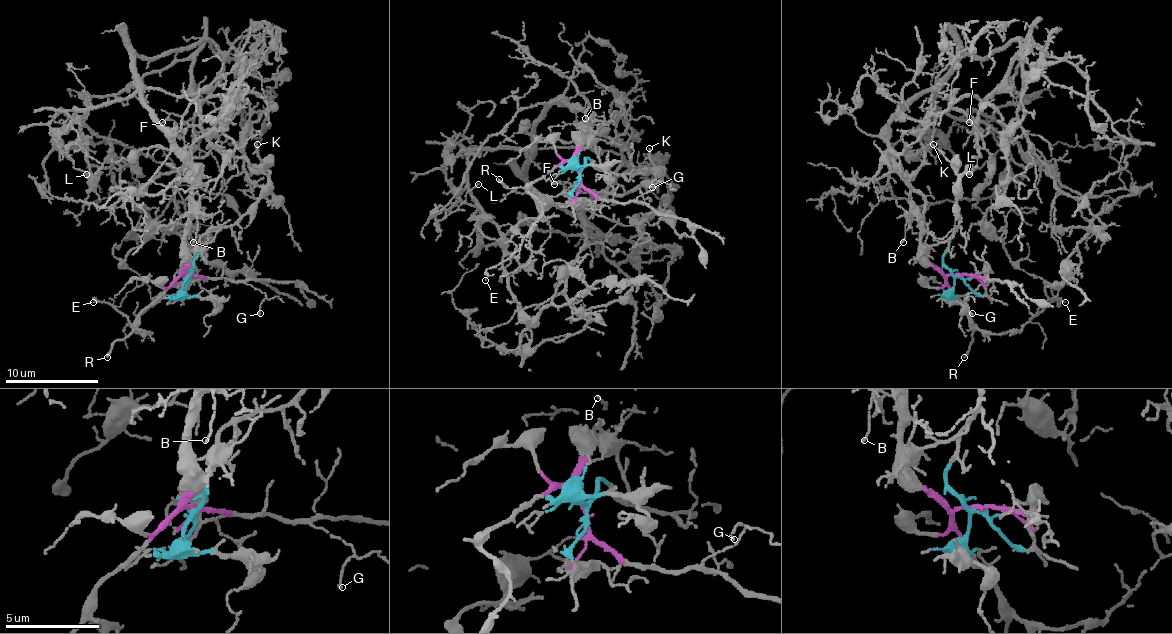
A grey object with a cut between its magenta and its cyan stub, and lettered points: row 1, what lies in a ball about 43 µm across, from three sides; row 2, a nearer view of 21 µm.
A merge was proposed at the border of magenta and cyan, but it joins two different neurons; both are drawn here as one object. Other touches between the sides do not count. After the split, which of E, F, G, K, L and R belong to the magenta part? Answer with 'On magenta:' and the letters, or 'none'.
On magenta: E, G, R

